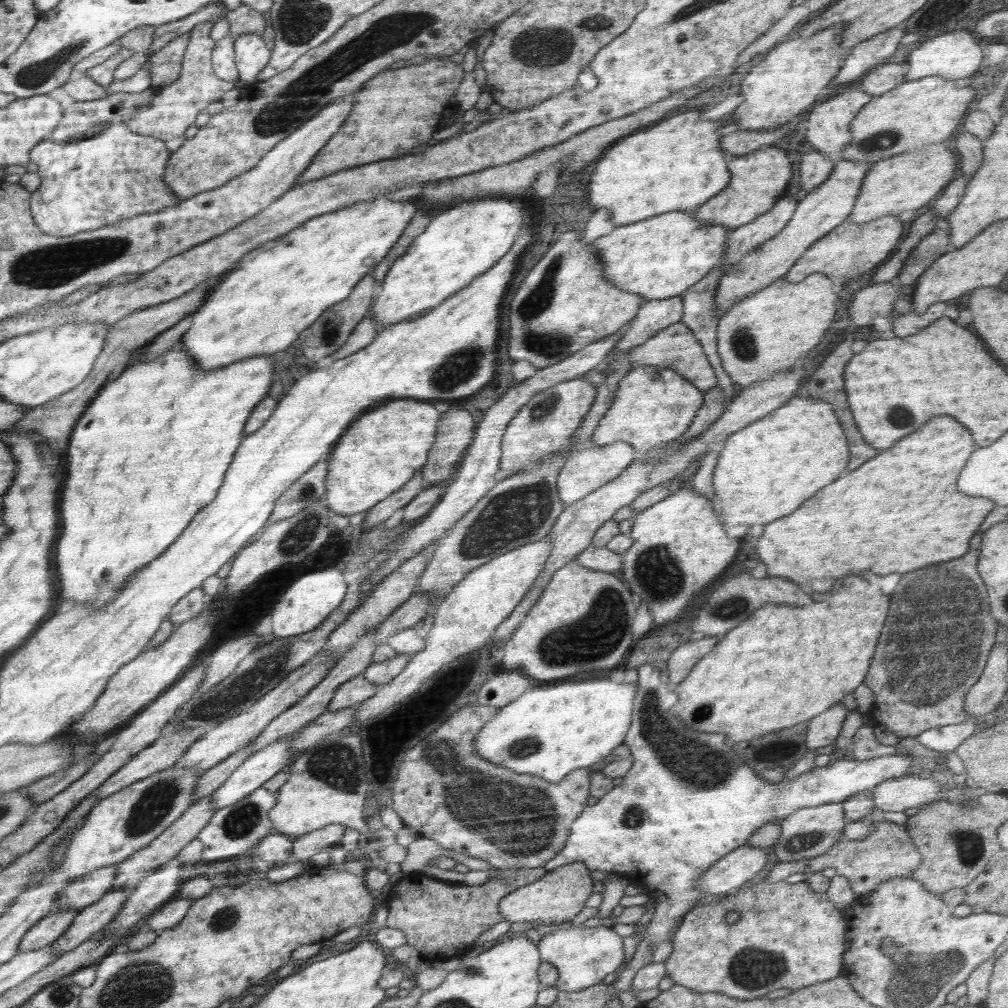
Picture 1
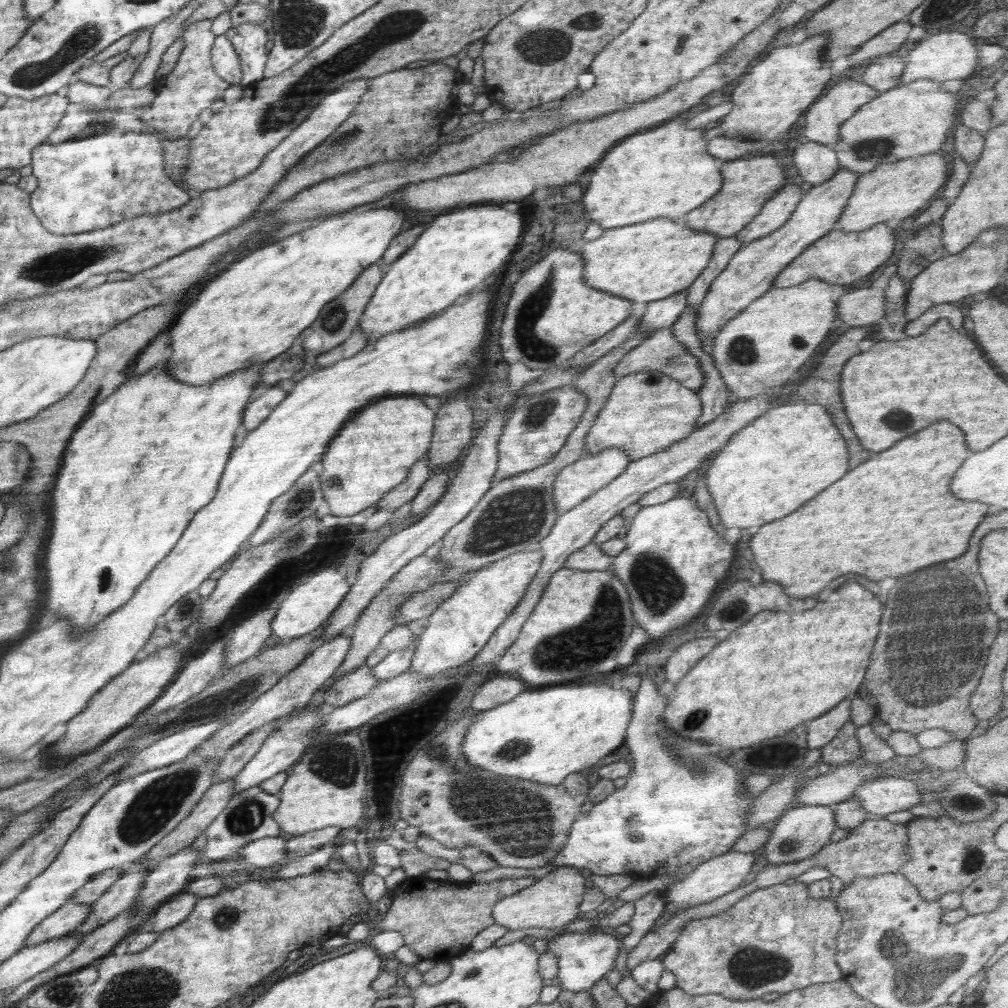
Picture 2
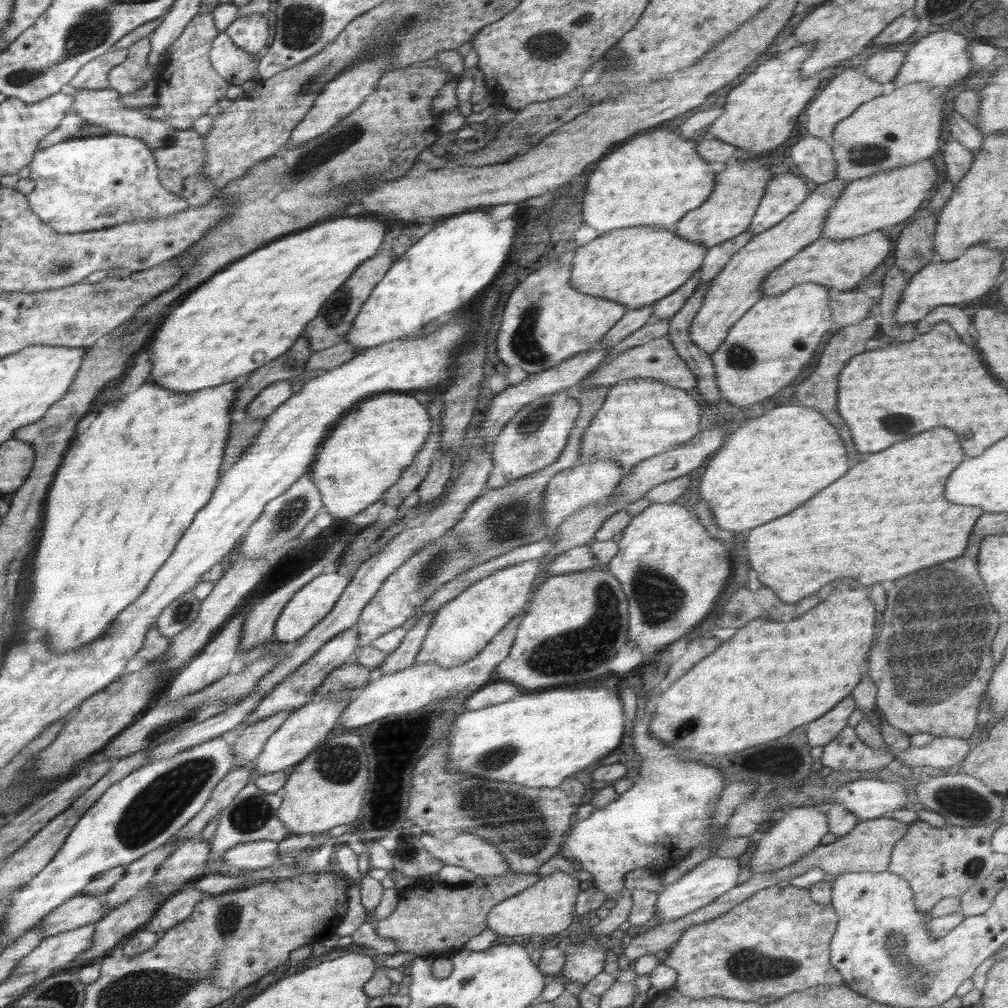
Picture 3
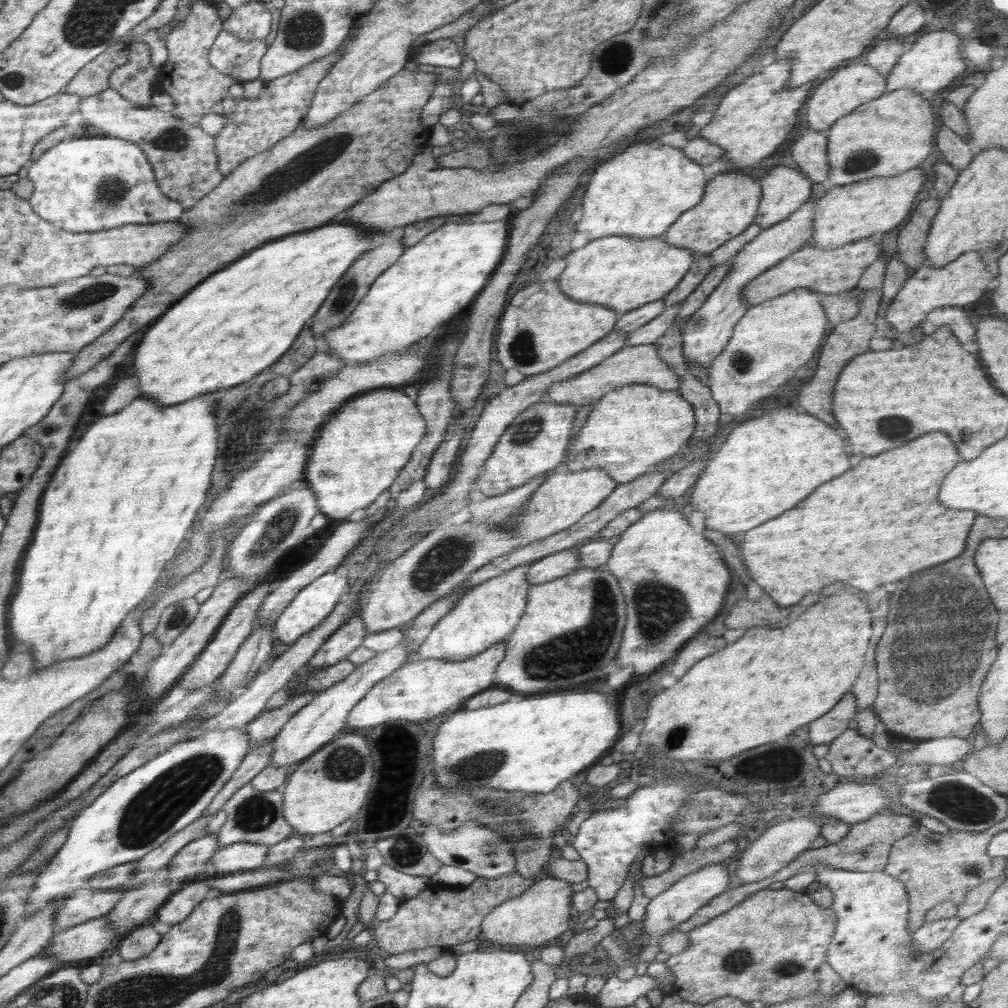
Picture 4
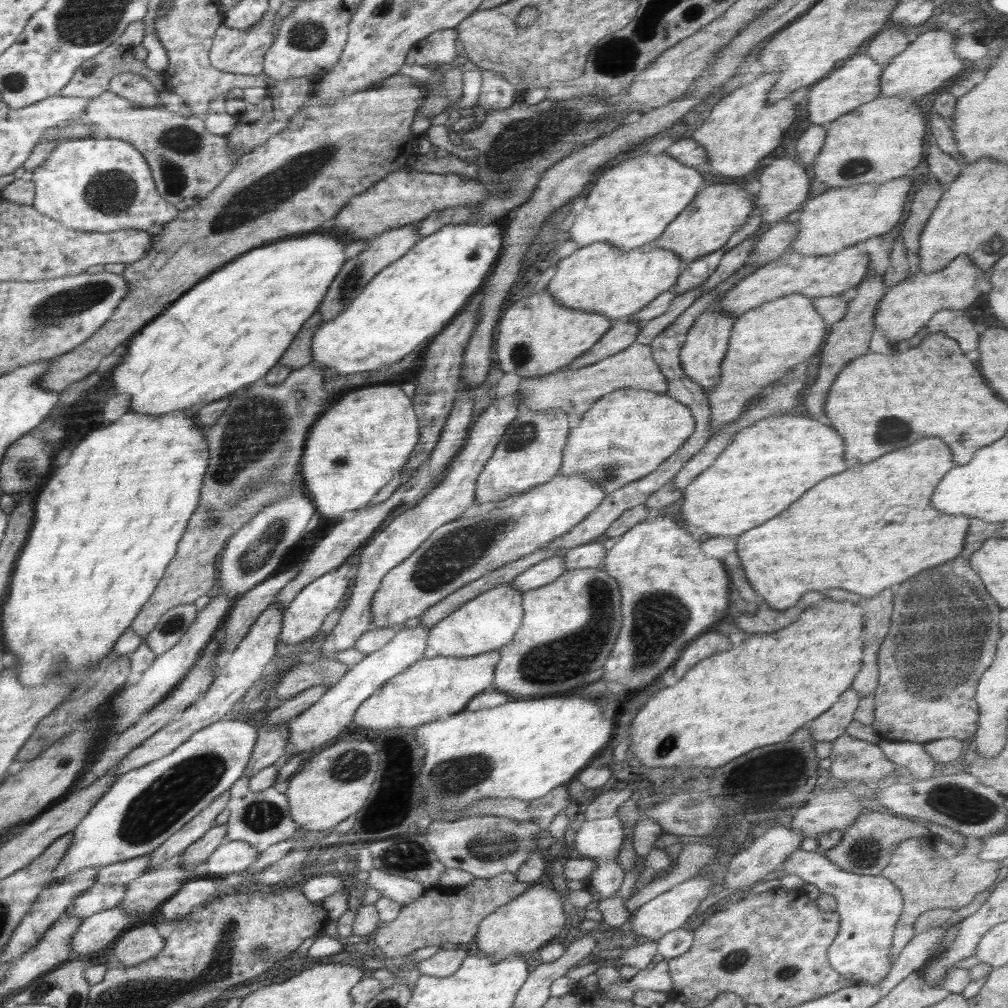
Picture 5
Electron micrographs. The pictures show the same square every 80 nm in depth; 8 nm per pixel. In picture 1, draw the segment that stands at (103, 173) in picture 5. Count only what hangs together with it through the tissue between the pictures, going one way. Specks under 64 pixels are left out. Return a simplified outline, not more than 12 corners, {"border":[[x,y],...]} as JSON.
{"border":[[158,138],[34,146],[31,214],[67,237],[179,203]]}

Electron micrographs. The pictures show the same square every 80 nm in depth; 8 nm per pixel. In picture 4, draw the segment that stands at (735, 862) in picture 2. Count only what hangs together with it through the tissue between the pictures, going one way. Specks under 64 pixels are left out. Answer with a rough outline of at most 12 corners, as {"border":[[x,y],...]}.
{"border":[[709,864],[650,899],[642,918],[649,965],[659,940],[724,892],[728,871]]}

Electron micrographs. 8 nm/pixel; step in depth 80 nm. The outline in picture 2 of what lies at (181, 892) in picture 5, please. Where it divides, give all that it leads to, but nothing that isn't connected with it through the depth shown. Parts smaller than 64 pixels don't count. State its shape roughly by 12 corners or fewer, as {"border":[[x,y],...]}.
{"border":[[183,891],[152,913],[152,930],[178,927],[199,899]]}

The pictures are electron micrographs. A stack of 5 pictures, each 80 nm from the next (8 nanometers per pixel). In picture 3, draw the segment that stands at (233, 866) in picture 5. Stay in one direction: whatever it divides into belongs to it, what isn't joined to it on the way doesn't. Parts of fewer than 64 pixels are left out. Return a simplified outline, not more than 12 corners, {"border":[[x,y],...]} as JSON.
{"border":[[258,840],[230,848],[219,862],[236,868],[266,868],[278,844]]}

